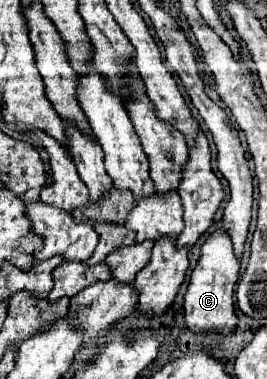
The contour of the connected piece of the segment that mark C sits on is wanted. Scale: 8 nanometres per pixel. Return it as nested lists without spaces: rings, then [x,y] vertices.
[[[223,225],[217,227],[201,245],[199,261],[191,273],[191,283],[185,291],[185,323],[193,331],[211,331],[217,329],[221,333],[229,333],[237,325],[237,309],[233,305],[233,293],[239,279],[239,259],[233,251],[233,241]]]

